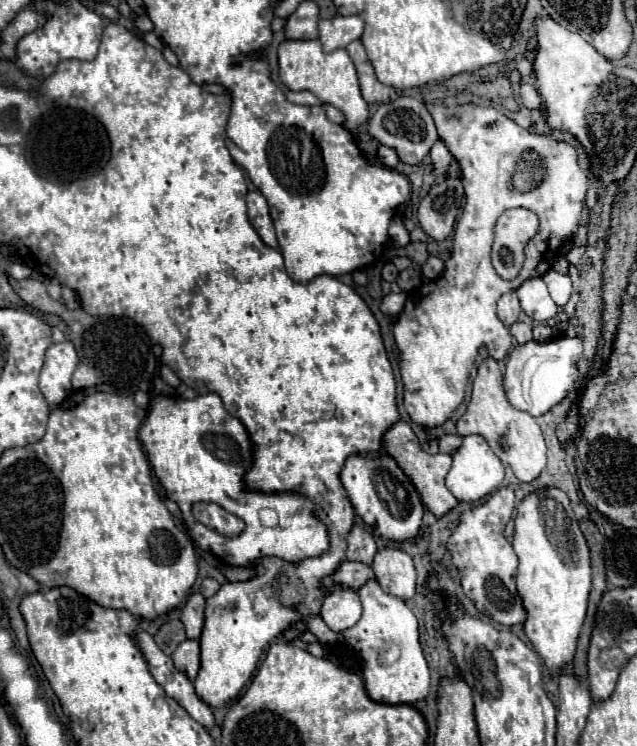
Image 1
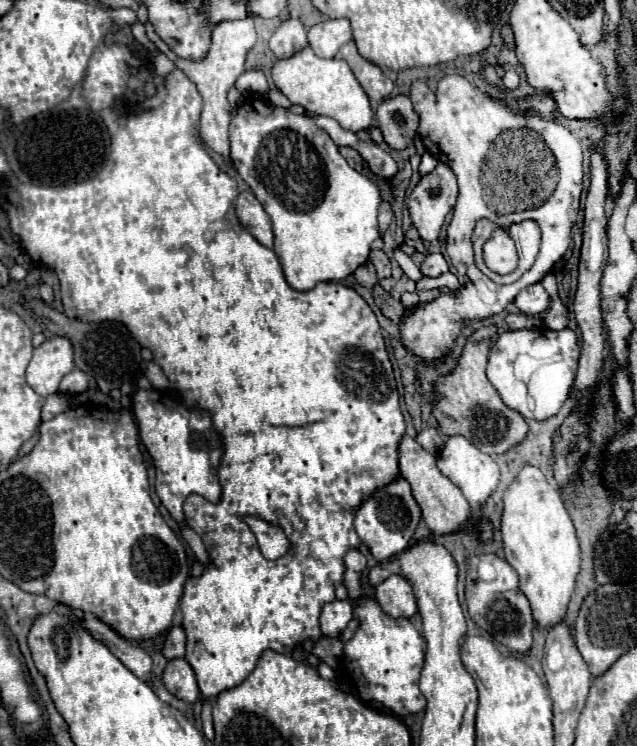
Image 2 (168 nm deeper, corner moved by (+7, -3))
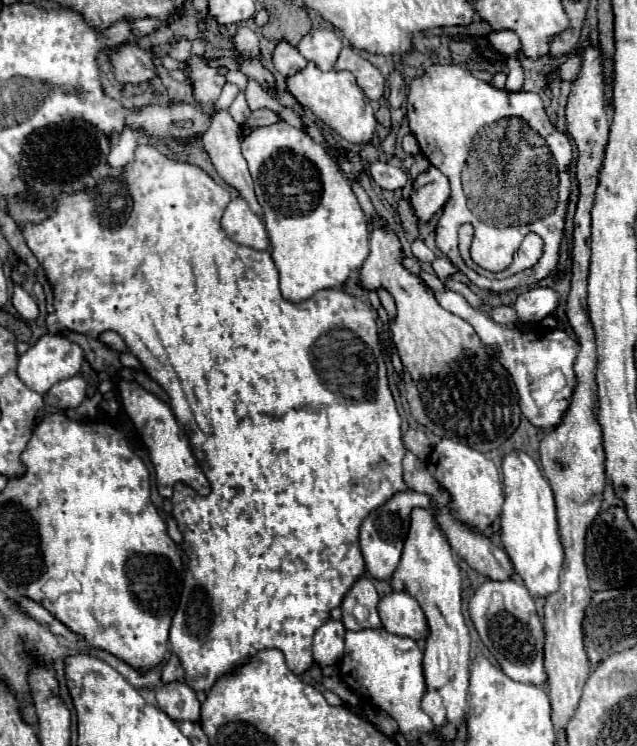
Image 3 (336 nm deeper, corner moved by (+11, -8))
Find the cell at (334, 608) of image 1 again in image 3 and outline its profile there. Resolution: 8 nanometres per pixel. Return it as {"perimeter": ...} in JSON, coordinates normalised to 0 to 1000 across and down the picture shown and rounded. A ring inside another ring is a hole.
{"perimeter":[[[515,830],[493,851],[493,883],[496,889],[509,891],[527,891],[534,889],[540,878],[540,851],[543,843],[534,832]]]}

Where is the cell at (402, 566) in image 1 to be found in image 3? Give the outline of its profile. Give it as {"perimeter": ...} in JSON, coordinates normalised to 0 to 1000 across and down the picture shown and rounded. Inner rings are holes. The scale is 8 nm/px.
{"perimeter":[[[615,792],[593,806],[593,822],[600,830],[600,840],[609,849],[644,854],[650,859],[669,857],[672,840],[669,827],[656,811],[656,806],[634,792]]]}

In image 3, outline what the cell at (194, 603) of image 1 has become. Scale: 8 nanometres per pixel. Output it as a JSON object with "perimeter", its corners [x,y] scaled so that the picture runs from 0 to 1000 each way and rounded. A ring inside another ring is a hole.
{"perimeter":[[[267,875],[257,897],[254,897],[254,916],[267,916],[267,913],[286,913],[289,910],[289,897],[279,886],[279,881],[273,875]]]}

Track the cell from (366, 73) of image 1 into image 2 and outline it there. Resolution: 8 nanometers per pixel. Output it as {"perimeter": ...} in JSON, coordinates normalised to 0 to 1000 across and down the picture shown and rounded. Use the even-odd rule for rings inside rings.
{"perimeter":[[[556,54],[543,56],[527,75],[549,86],[556,102],[565,107],[565,115],[571,118],[571,123],[578,123],[584,134],[603,134],[615,123],[619,110],[609,105],[609,99],[603,99],[597,88],[562,72]]]}

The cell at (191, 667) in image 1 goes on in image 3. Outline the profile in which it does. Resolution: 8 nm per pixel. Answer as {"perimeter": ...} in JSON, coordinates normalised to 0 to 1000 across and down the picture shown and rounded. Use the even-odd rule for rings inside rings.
{"perimeter":[[[270,913],[245,924],[248,948],[267,961],[283,966],[311,966],[314,964],[314,942],[308,937],[308,926],[286,913]]]}

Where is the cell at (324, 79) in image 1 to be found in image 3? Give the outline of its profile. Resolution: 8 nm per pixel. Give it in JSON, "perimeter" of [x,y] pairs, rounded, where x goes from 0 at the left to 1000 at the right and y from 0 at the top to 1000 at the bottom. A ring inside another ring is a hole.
{"perimeter":[[[490,82],[449,106],[458,130],[480,146],[487,146],[509,168],[527,176],[549,192],[578,192],[587,184],[590,157],[581,143],[581,133],[562,117],[549,95],[502,95]]]}

